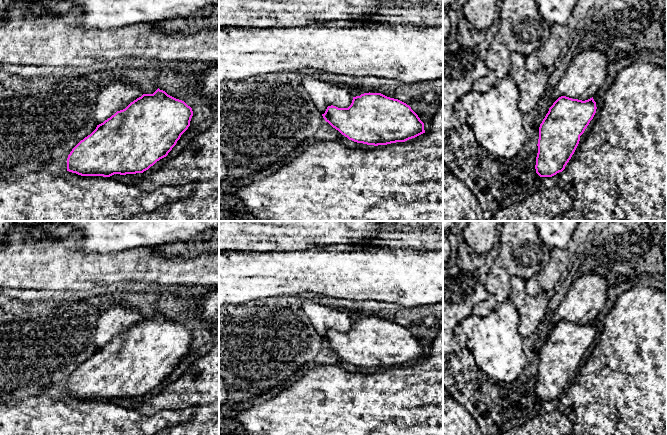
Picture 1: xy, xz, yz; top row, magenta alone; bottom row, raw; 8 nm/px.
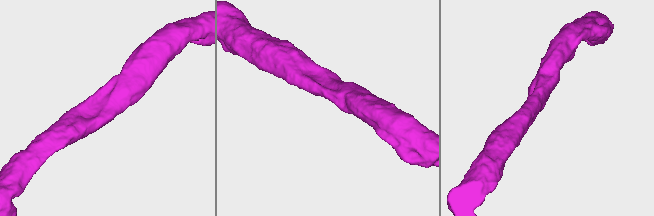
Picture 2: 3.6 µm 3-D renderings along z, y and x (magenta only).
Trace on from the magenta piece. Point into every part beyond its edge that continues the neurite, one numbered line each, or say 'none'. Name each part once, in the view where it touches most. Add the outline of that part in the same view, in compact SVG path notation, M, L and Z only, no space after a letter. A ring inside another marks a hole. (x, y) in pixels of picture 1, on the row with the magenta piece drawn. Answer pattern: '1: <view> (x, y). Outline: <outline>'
none

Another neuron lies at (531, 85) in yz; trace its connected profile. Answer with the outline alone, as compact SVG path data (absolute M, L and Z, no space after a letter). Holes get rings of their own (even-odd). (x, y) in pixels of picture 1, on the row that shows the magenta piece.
M512 53L510 63L510 75L515 80L520 92L519 110L526 114L532 111L539 103L548 84L549 74L545 69L530 72L525 67L525 56L521 53Z

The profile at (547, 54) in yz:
M577 0L564 26L553 25L549 38L533 53L525 57L525 67L537 72L556 64L562 49L571 42L571 33L590 12L596 0Z

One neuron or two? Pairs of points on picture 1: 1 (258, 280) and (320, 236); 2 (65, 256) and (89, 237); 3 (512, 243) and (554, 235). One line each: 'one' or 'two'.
1: two
2: two
3: two

